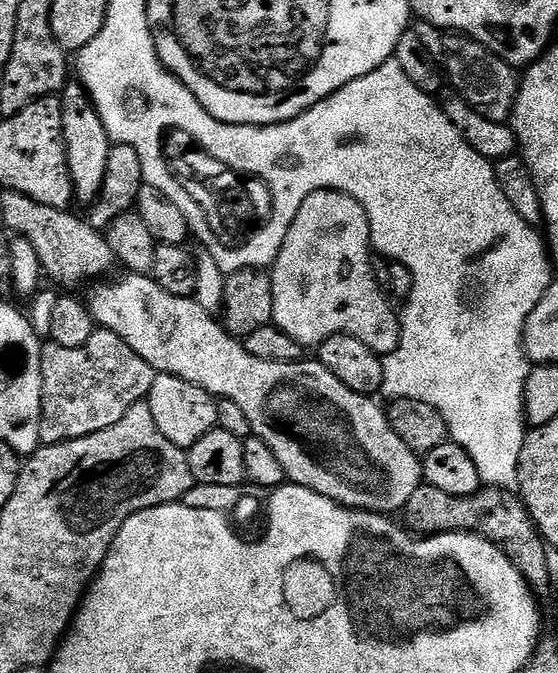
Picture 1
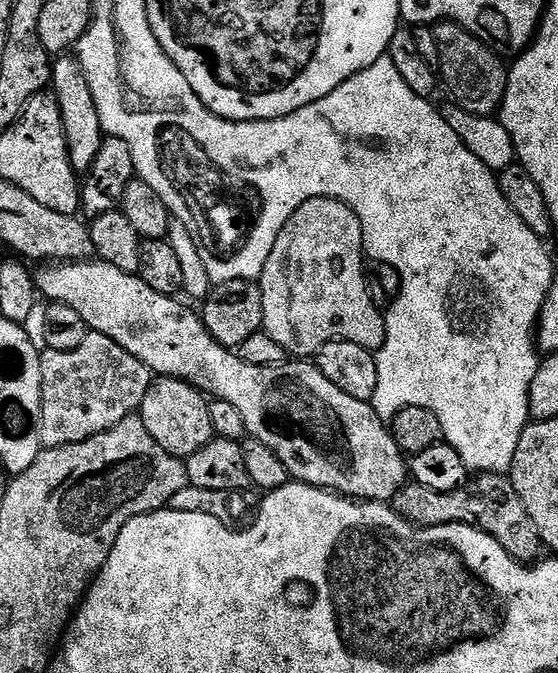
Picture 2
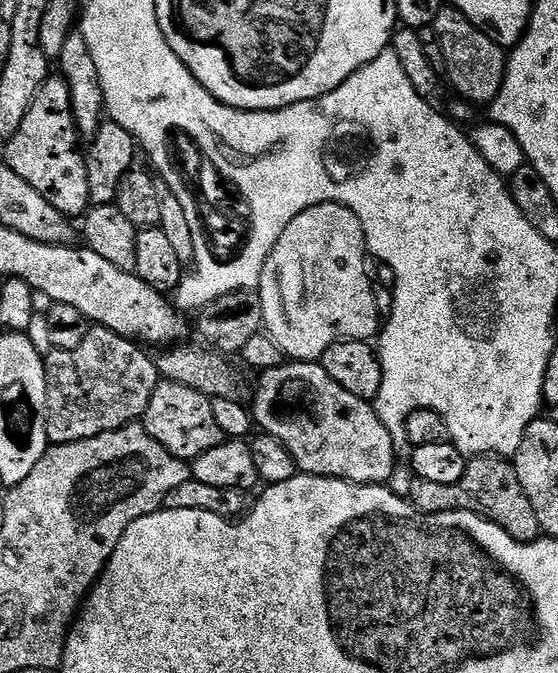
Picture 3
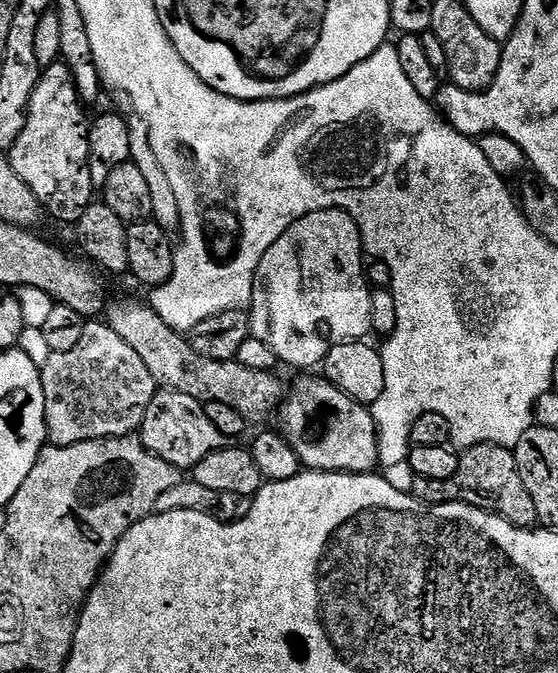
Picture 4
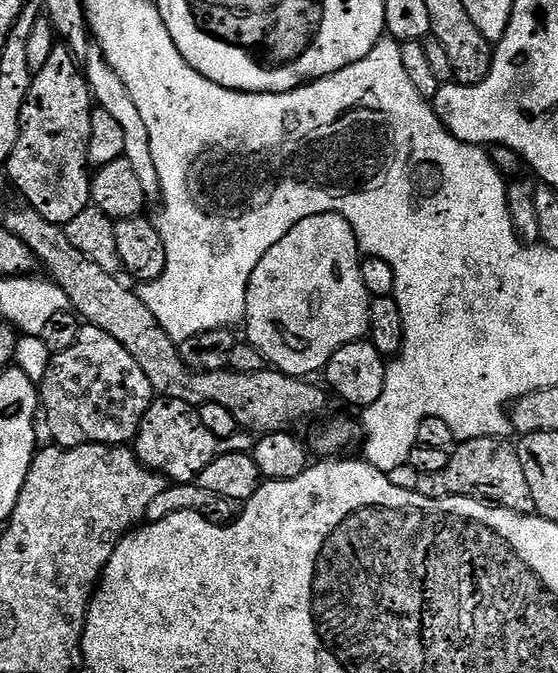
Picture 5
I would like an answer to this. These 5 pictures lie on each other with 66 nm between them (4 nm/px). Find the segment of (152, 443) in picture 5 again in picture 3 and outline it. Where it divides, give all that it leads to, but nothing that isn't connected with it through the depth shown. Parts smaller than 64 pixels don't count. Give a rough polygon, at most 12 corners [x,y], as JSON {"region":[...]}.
{"region":[[173,380],[150,394],[142,423],[189,462],[226,439],[212,400]]}

